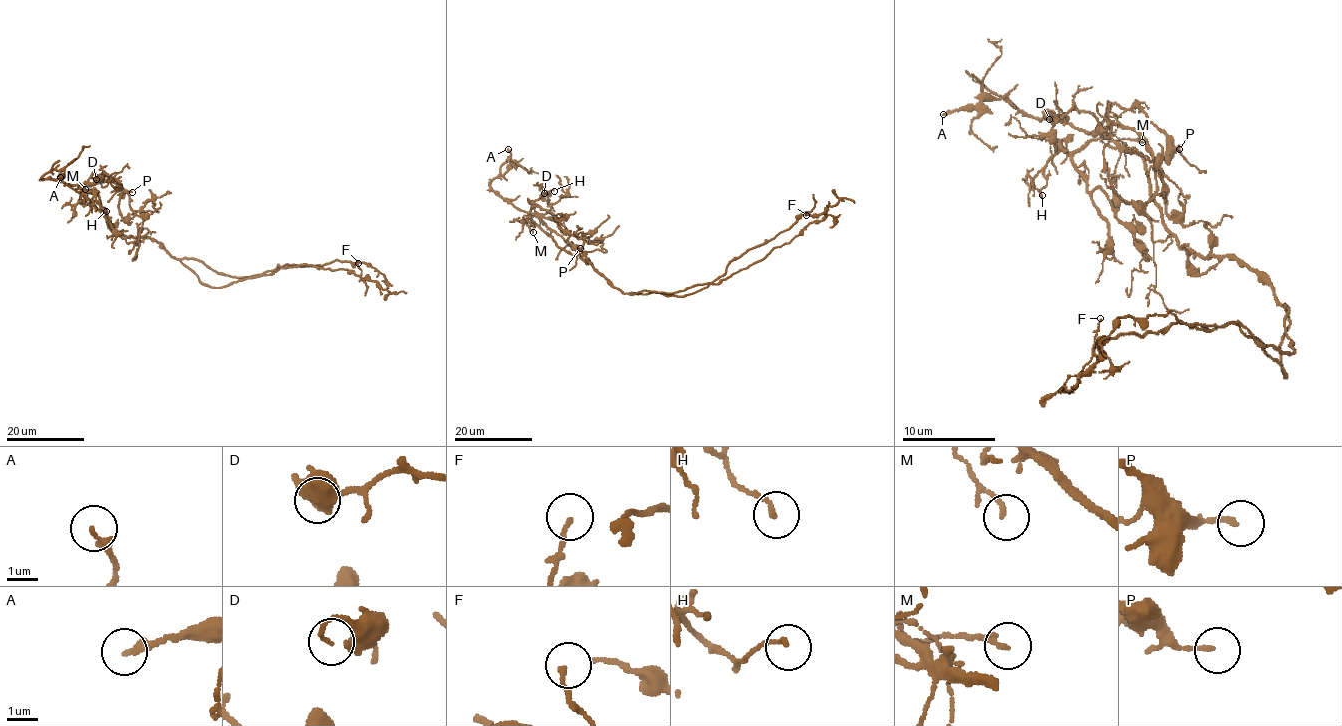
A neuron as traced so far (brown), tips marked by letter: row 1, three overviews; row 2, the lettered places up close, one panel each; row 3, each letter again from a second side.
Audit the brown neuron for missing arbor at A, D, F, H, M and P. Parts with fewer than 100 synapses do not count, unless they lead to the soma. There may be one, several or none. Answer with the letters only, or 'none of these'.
none of these

